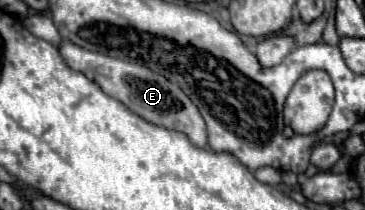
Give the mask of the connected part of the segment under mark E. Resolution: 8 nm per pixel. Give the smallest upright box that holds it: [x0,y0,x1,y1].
[60,40,208,148]

